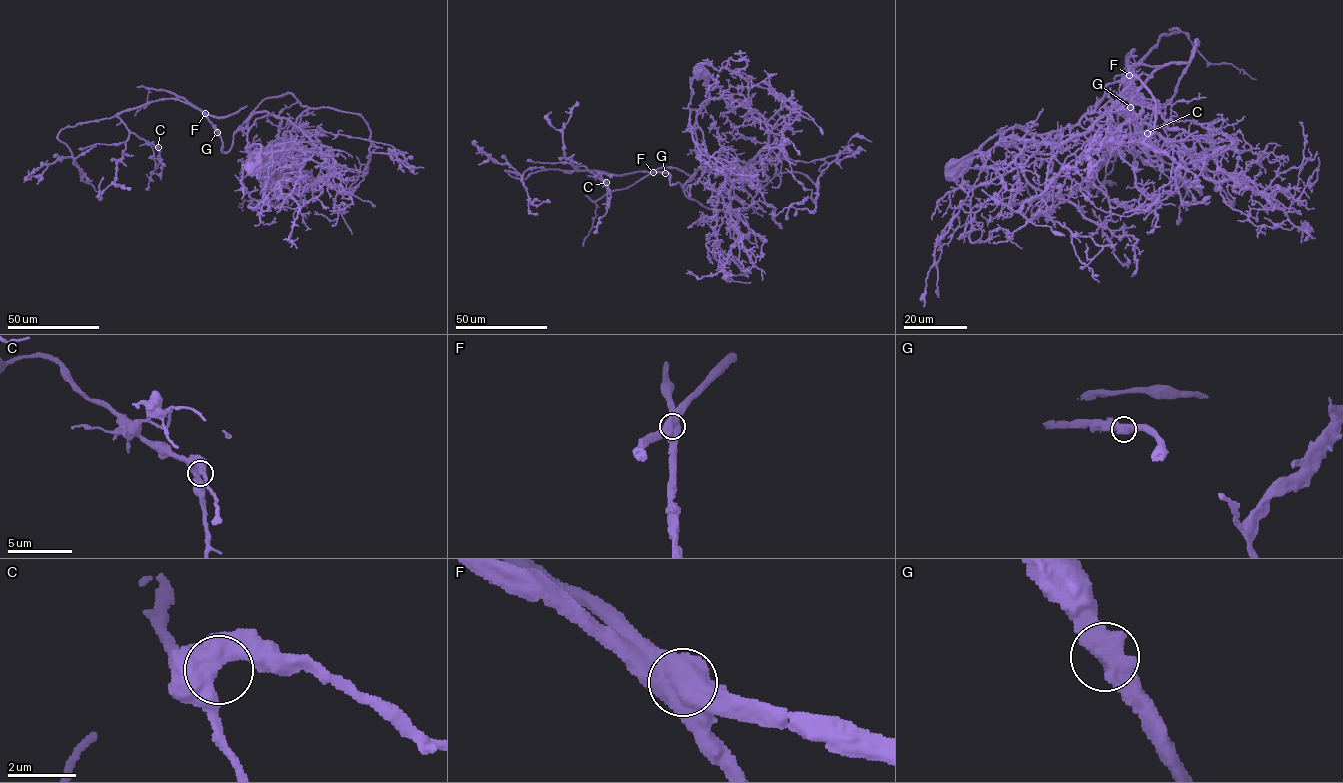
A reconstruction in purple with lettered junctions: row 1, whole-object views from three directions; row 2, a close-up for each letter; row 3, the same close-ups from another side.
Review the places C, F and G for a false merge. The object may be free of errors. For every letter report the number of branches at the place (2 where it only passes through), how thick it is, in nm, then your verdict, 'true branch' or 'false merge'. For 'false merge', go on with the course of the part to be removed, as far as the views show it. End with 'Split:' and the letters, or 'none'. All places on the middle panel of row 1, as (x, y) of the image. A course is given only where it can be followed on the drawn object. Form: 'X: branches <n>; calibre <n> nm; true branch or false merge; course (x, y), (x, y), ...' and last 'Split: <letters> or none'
C: branches 2; calibre 650 nm; true branch
F: branches 2; calibre 800 nm; false merge; course (653, 172), (633, 185), (607, 193), (594, 203), (596, 216), (583, 246)
G: branches 2; calibre 700 nm; true branch
Split: F

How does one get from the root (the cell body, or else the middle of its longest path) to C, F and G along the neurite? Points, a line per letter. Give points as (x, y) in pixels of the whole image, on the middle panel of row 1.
C: (700, 71), (695, 152), (717, 173), (682, 186), (564, 171), (606, 182)
F: (700, 71), (708, 101), (696, 117), (695, 152), (717, 173), (699, 169), (682, 186), (653, 172)
G: (700, 71), (708, 101), (696, 117), (695, 152), (717, 173), (699, 169), (682, 186), (670, 185), (665, 173)

